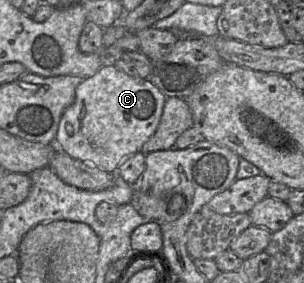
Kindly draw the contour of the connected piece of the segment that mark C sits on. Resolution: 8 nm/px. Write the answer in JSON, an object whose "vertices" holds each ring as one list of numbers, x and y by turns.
{"vertices":[[107,62,77,86,74,102,66,108,60,119,54,144,72,158,90,163,102,171,117,173,118,165,125,158,141,151,143,144,156,131,166,98,148,79,131,77,119,70,114,62]]}

